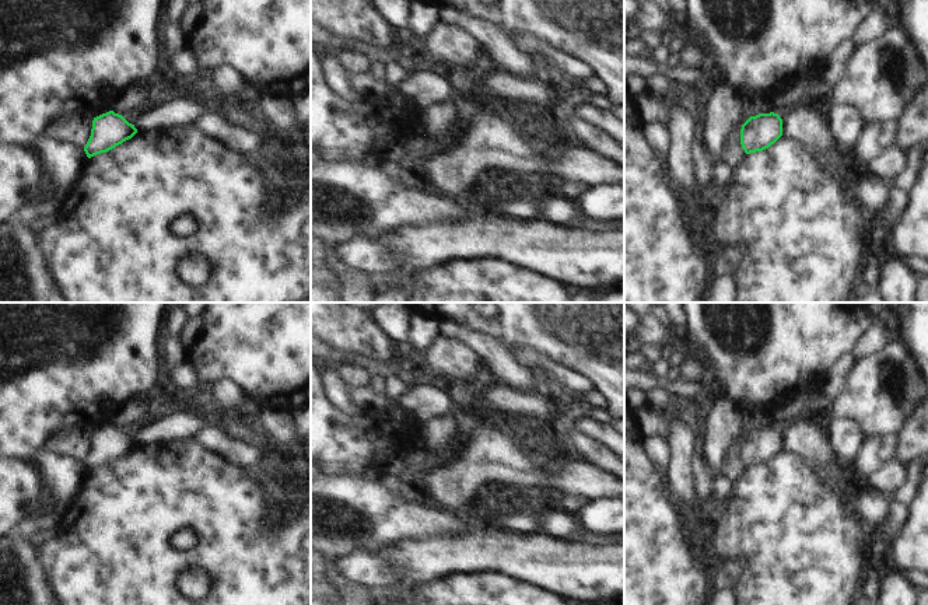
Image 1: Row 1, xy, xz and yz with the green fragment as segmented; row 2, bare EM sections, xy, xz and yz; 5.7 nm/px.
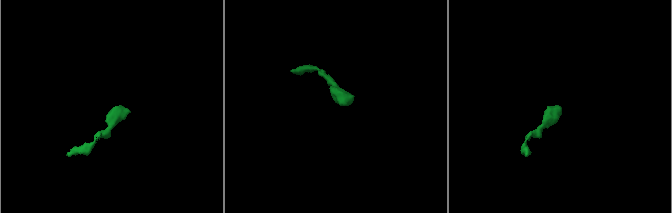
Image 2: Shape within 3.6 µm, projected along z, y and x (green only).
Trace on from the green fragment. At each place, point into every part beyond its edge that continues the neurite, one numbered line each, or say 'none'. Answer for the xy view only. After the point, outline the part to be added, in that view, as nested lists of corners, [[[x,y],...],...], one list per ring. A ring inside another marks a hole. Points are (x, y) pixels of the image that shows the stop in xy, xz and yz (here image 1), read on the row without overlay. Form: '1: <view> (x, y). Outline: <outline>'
none.

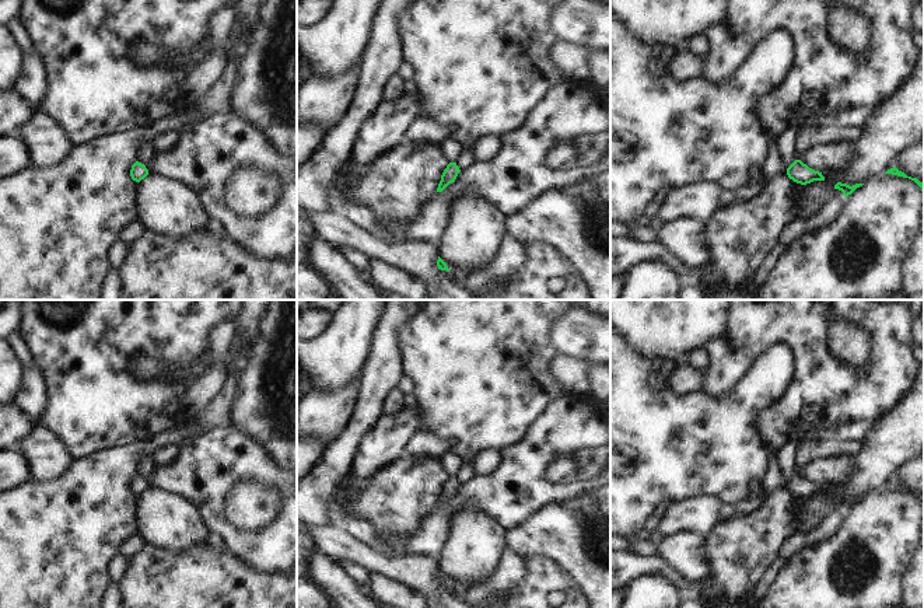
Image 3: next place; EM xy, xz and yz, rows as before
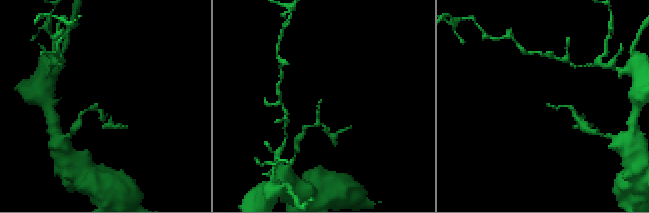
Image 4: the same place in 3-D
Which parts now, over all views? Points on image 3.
1: xz (451, 464). Outline: [[[449,451],[438,457],[438,462],[448,476],[456,476],[463,464],[463,461],[459,457],[451,454]]]

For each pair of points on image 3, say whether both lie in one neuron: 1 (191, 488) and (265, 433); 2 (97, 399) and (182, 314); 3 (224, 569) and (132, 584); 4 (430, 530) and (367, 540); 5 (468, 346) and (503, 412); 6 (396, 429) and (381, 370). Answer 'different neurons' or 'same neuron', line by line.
1: different neurons
2: same neuron
3: same neuron
4: different neurons
5: same neuron
6: different neurons

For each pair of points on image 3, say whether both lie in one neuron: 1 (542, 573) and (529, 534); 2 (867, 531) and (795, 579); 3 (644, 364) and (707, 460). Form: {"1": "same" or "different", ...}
{"1": "different", "2": "same", "3": "same"}

